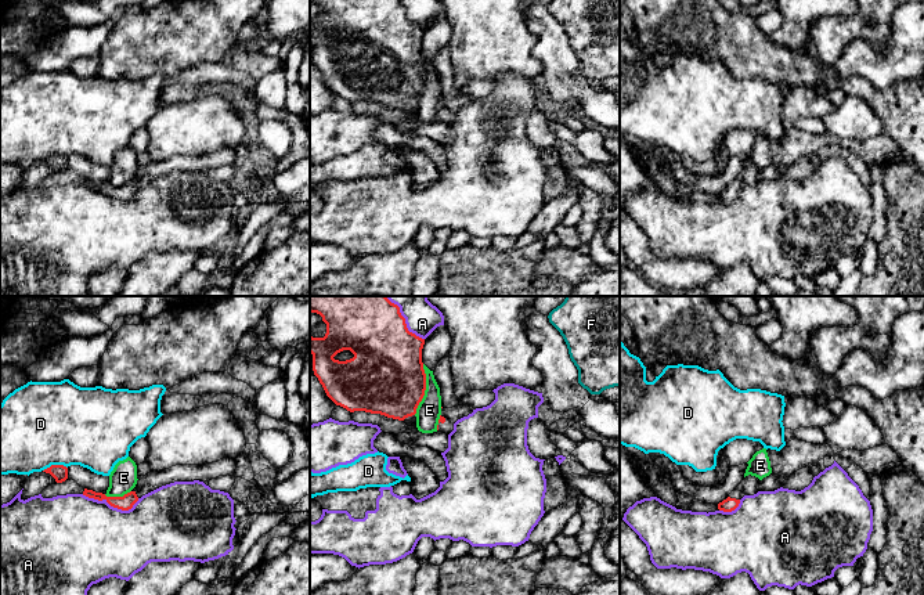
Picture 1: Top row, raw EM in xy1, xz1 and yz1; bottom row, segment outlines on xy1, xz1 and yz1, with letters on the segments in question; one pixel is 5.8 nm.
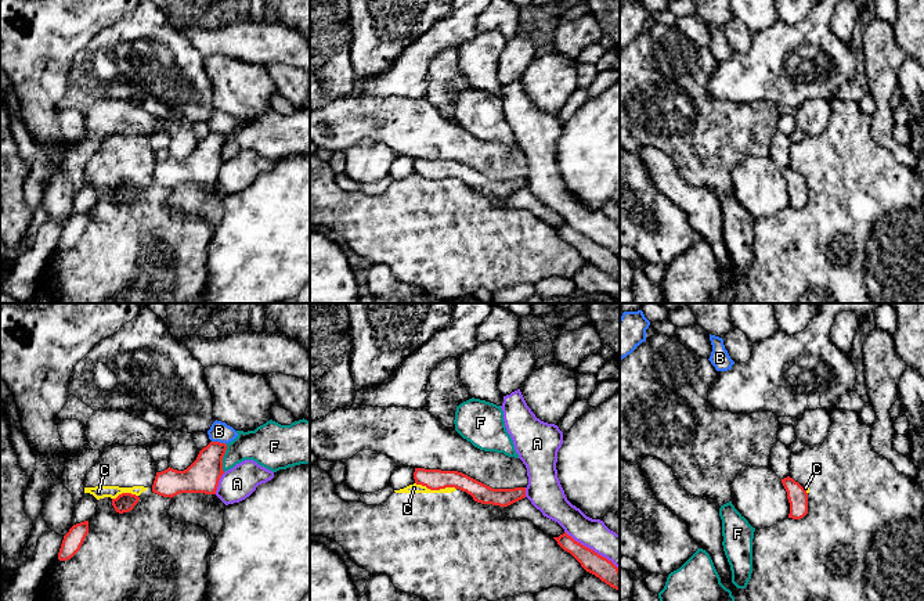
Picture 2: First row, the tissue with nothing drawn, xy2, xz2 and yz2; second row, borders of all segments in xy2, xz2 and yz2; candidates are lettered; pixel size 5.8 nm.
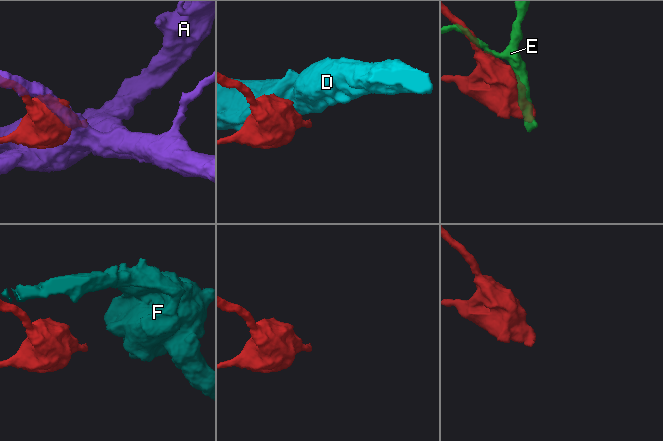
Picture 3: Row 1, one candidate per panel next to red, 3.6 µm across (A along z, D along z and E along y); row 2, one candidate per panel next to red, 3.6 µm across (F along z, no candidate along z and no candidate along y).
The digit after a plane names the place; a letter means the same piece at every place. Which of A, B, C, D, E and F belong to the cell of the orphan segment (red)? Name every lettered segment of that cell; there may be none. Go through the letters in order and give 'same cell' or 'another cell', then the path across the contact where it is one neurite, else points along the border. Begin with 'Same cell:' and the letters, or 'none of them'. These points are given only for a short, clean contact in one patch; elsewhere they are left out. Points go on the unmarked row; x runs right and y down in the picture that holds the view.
Same cell: none of them
A: another cell
B: another cell
C: another cell | along xz2 (415, 172), (430, 179), (455, 179)
D: another cell | along xy1 (67, 157), (50, 155), (43, 161)
E: another cell
F: another cell | along xy2 (227, 135), (223, 147), (223, 161)

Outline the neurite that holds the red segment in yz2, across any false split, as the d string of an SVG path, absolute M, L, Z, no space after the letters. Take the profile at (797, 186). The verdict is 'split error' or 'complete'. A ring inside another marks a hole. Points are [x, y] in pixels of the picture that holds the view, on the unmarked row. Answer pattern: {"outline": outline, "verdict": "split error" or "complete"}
{"outline": "M790 166L782 169L782 173L787 181L787 188L790 192L788 208L793 208L793 209L804 208L808 204L806 180Z", "verdict": "complete"}

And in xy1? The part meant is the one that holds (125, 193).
{"outline": "M223 148L217 152L206 155L176 155L165 161L151 161L142 169L137 170L136 177L124 184L123 187L107 187L102 183L95 183L93 180L84 178L83 185L94 188L98 191L105 190L111 196L129 201L133 195L145 184L174 173L174 172L209 172L219 166L234 166L237 159L237 151L230 148Z", "verdict": "split error"}

